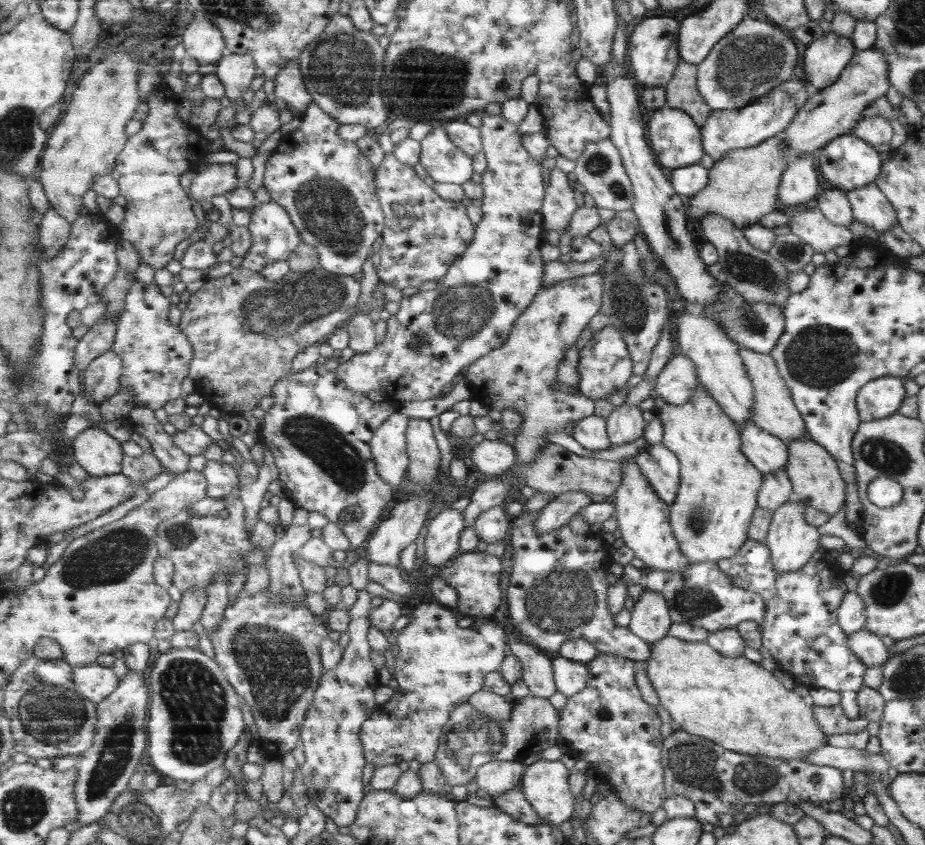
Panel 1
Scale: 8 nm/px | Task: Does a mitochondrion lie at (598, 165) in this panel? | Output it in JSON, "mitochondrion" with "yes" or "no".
{"mitochondrion":"yes"}

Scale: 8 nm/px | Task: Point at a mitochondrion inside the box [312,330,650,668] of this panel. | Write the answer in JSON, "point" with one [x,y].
{"point":[559,601]}

